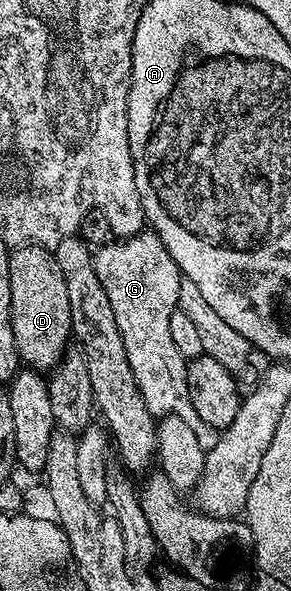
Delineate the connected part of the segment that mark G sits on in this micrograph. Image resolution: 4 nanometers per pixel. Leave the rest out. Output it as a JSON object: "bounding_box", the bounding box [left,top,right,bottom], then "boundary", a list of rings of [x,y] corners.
{"bounding_box":[94,230,219,452],"boundary":[[[143,230],[136,236],[105,244],[94,252],[94,265],[112,302],[116,324],[120,326],[124,348],[128,350],[128,362],[148,410],[155,418],[179,416],[196,434],[204,451],[210,452],[218,441],[219,429],[208,426],[208,422],[196,414],[192,398],[188,398],[188,361],[176,350],[176,342],[172,342],[172,318],[179,311],[182,298],[182,269],[153,230]]]}

